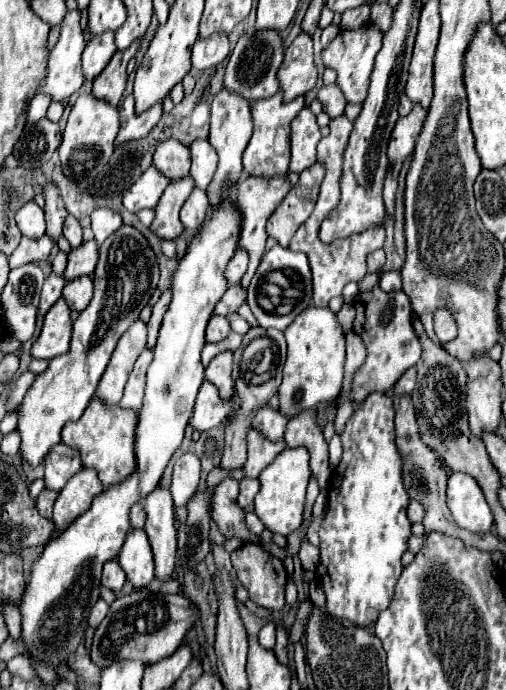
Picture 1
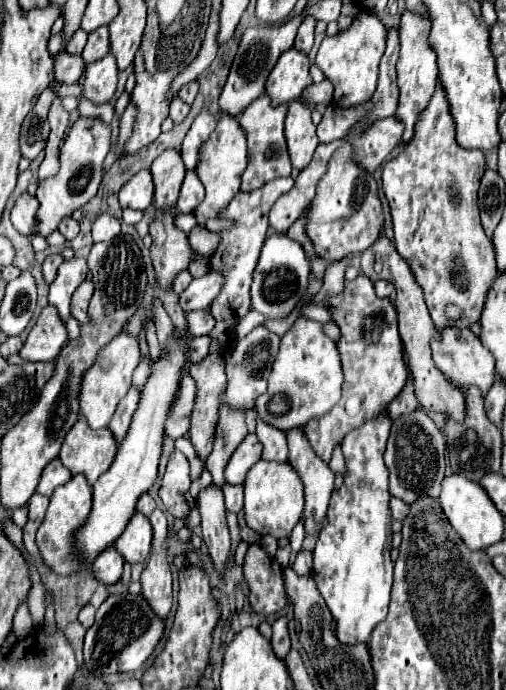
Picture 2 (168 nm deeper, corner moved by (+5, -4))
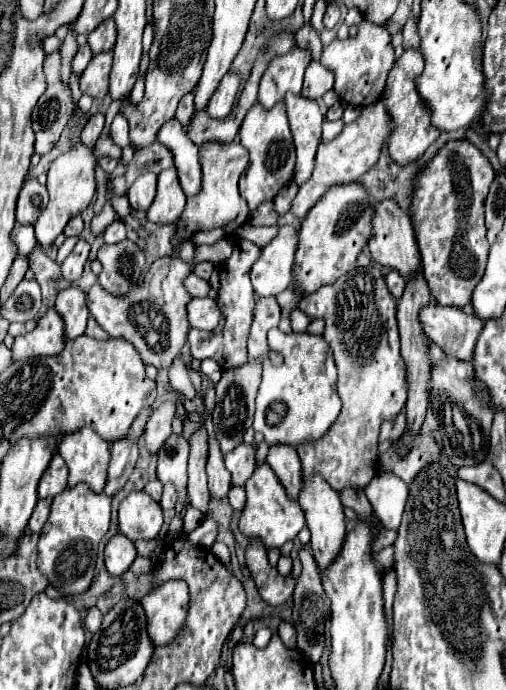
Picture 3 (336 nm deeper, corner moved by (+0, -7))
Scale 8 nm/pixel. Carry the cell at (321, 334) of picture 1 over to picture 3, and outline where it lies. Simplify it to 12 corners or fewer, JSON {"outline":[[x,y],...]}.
{"outline":[[268,331],[254,431],[268,445],[320,439],[336,421],[322,335]]}

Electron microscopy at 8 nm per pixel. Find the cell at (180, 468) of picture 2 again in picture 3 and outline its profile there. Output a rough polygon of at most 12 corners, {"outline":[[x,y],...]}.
{"outline":[[172,433],[158,451],[158,479],[178,487],[186,499],[190,445]]}

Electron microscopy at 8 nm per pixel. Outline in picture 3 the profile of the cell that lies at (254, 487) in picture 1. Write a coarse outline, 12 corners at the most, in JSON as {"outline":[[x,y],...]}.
{"outline":[[230,487],[228,503],[242,511],[246,503],[244,487]]}

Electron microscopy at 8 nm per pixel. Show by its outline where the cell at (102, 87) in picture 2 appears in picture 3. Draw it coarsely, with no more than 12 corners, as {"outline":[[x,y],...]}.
{"outline":[[112,53],[94,55],[80,75],[82,93],[108,93]]}

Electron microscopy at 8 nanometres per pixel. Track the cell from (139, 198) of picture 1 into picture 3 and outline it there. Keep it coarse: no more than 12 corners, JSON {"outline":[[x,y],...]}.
{"outline":[[142,173],[126,197],[146,211],[156,195],[156,175]]}

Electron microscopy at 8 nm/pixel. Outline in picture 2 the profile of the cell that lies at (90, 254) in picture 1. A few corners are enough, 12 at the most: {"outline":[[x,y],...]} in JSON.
{"outline":[[81,256],[65,260],[49,288],[53,304],[63,320],[69,300],[89,272]]}

